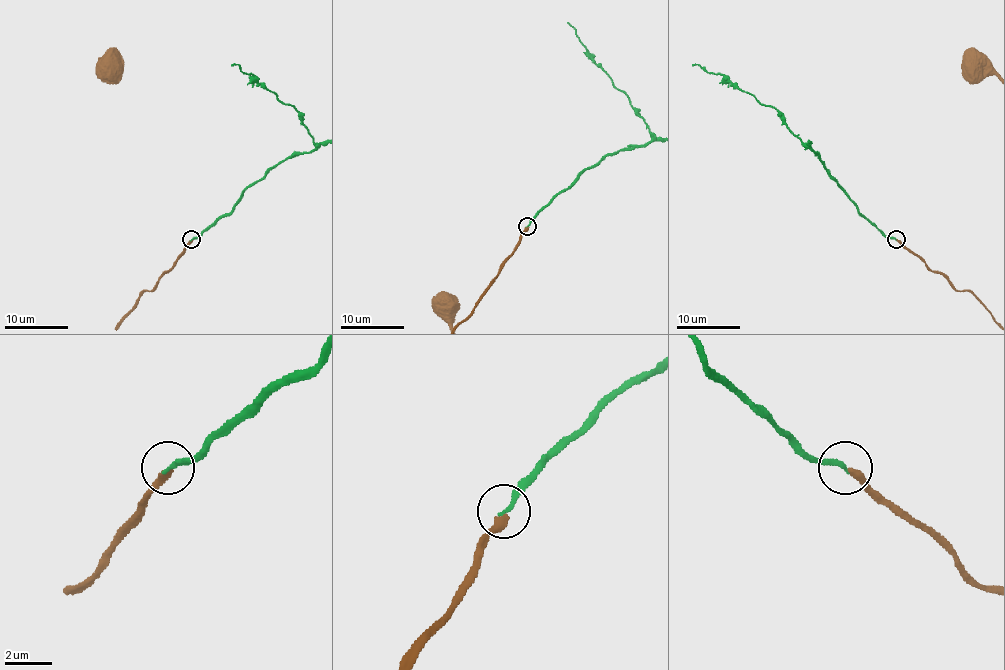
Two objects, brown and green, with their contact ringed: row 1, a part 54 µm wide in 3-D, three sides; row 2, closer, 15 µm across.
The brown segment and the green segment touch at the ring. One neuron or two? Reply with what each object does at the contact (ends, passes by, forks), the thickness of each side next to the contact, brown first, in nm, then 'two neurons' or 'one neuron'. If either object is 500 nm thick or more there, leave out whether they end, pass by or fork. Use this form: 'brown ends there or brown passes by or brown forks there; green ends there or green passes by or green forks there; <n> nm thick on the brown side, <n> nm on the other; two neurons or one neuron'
brown ends there; green ends there; 320 nm thick on the brown side, 200 nm on the other; one neuron

